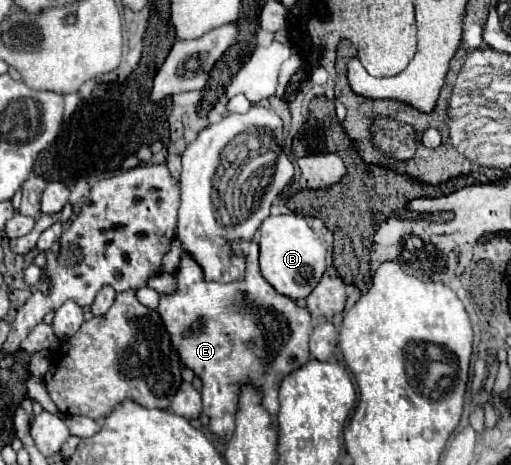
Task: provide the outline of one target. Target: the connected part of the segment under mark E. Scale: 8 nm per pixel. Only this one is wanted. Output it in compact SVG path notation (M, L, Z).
M254 239L230 241L230 253L246 259L244 279L218 283L206 281L196 259L188 251L182 251L180 265L174 273L176 291L160 293L156 307L180 363L192 369L202 381L202 411L210 417L208 431L218 437L220 443L228 443L234 433L240 389L244 385L260 389L260 405L276 419L278 387L286 375L310 361L308 339L314 329L308 309L278 293L260 275L258 243Z

